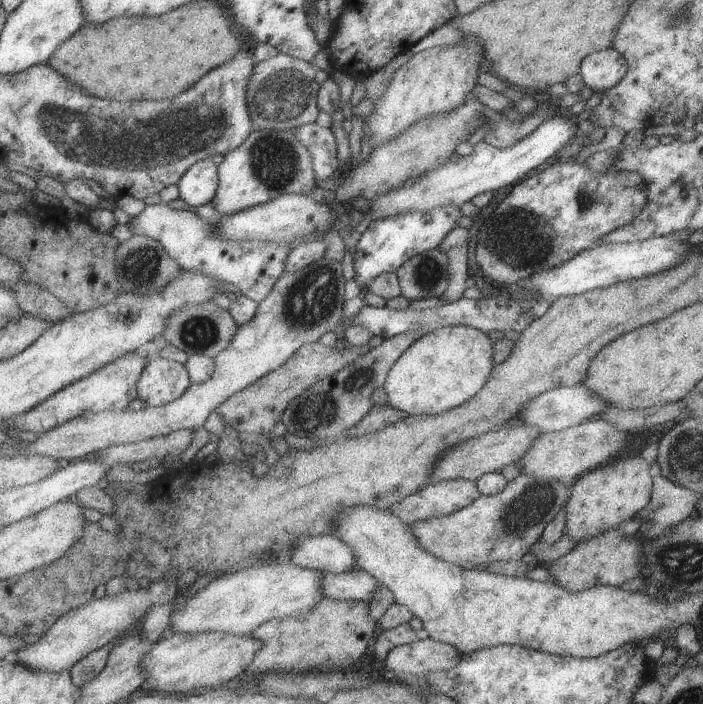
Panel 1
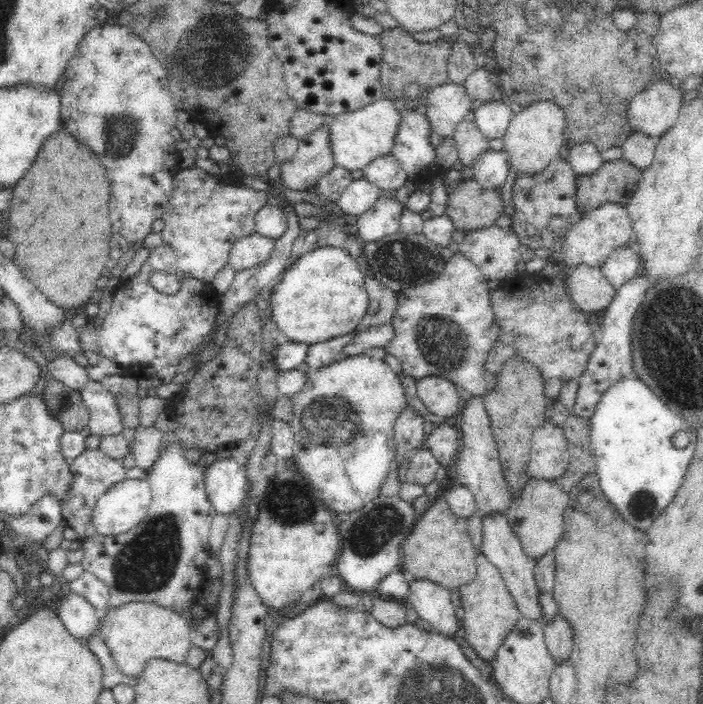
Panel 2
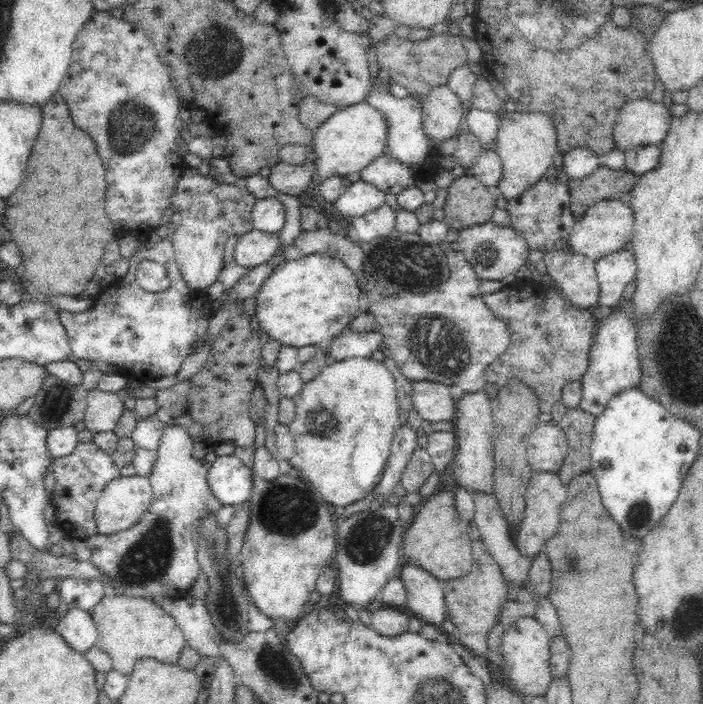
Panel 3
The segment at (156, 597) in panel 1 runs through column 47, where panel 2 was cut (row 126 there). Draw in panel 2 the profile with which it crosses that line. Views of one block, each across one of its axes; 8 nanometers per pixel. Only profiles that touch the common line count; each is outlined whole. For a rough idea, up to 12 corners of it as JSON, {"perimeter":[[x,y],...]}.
{"perimeter":[[655,81],[626,112],[632,133],[660,138],[680,114],[677,81]]}

